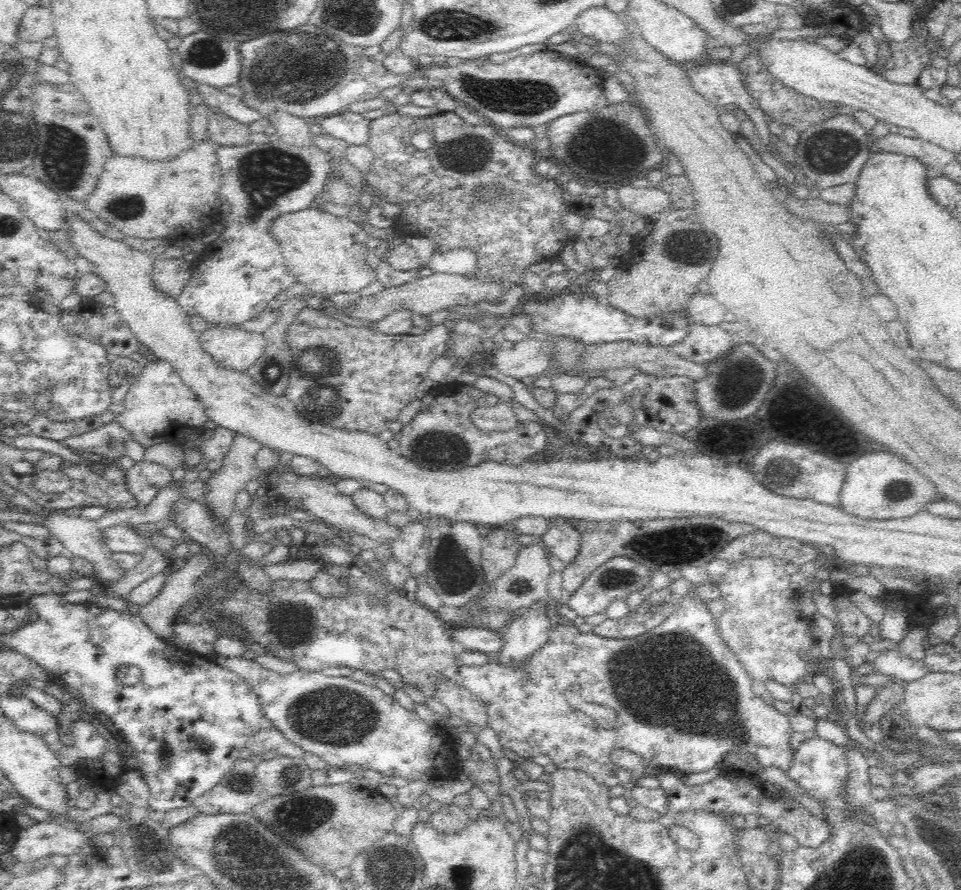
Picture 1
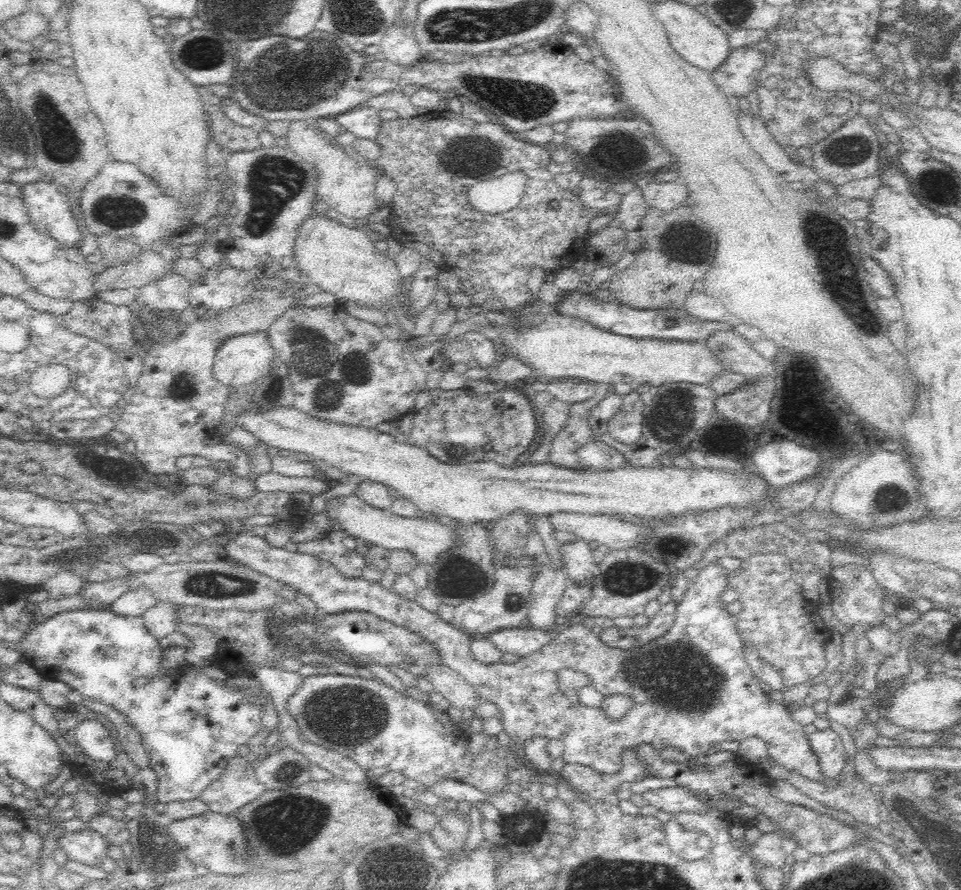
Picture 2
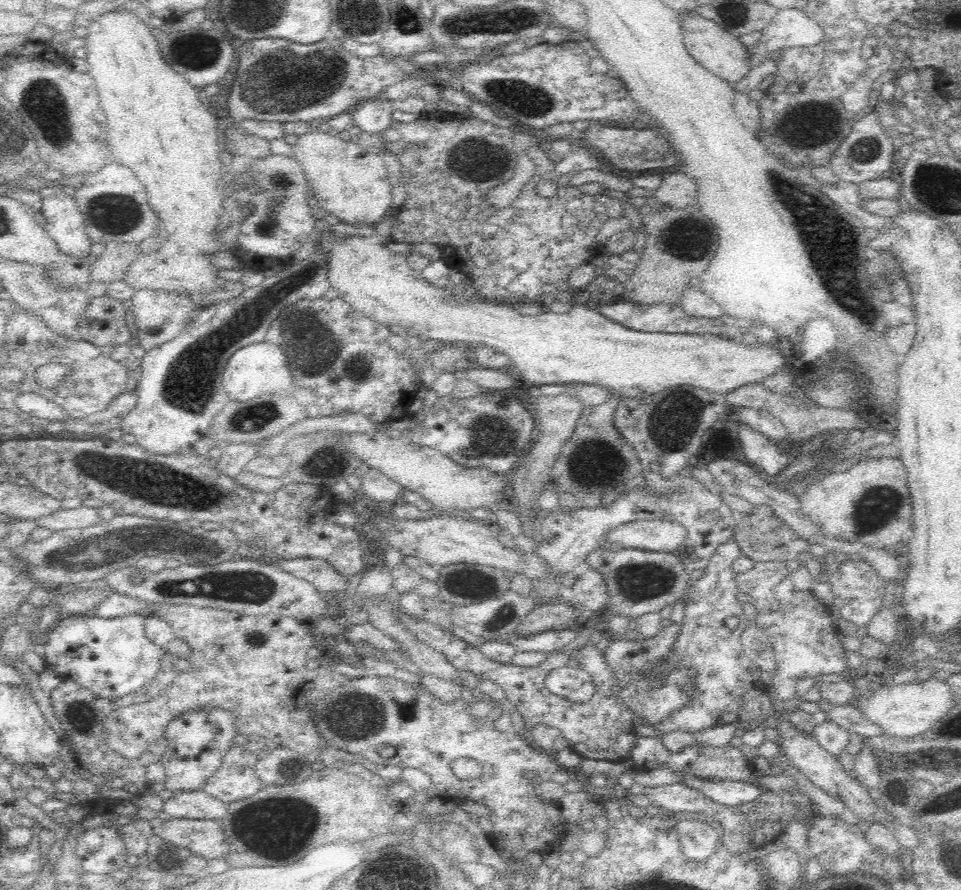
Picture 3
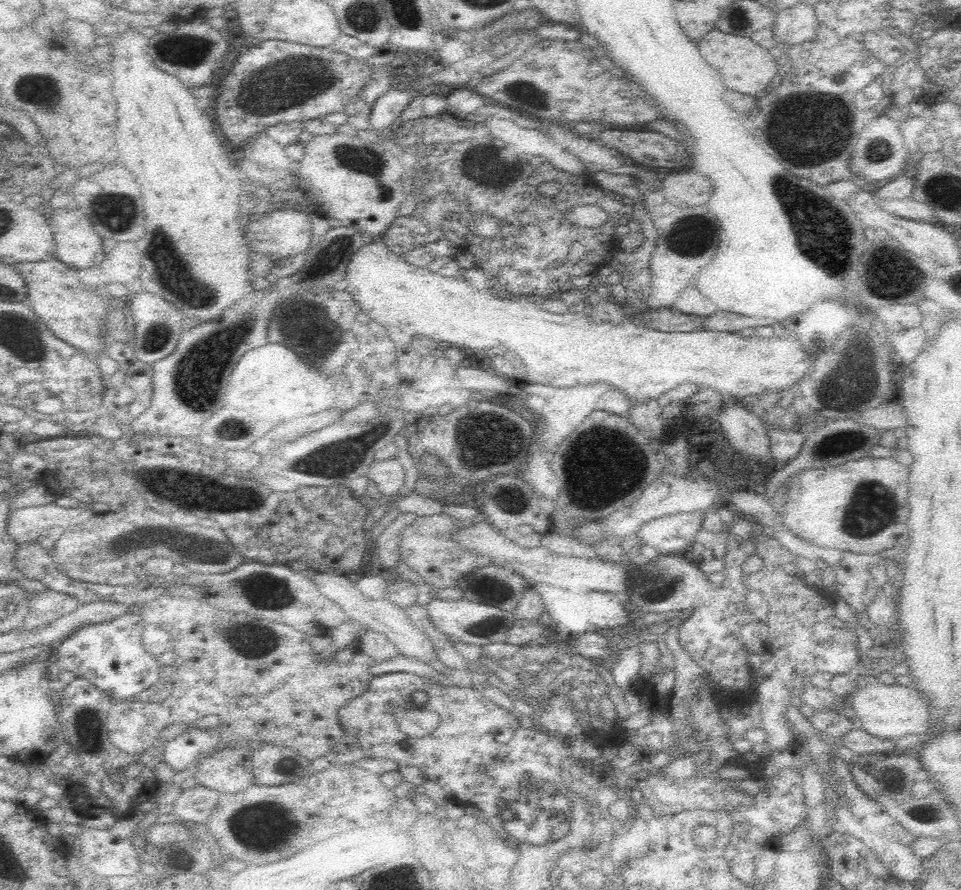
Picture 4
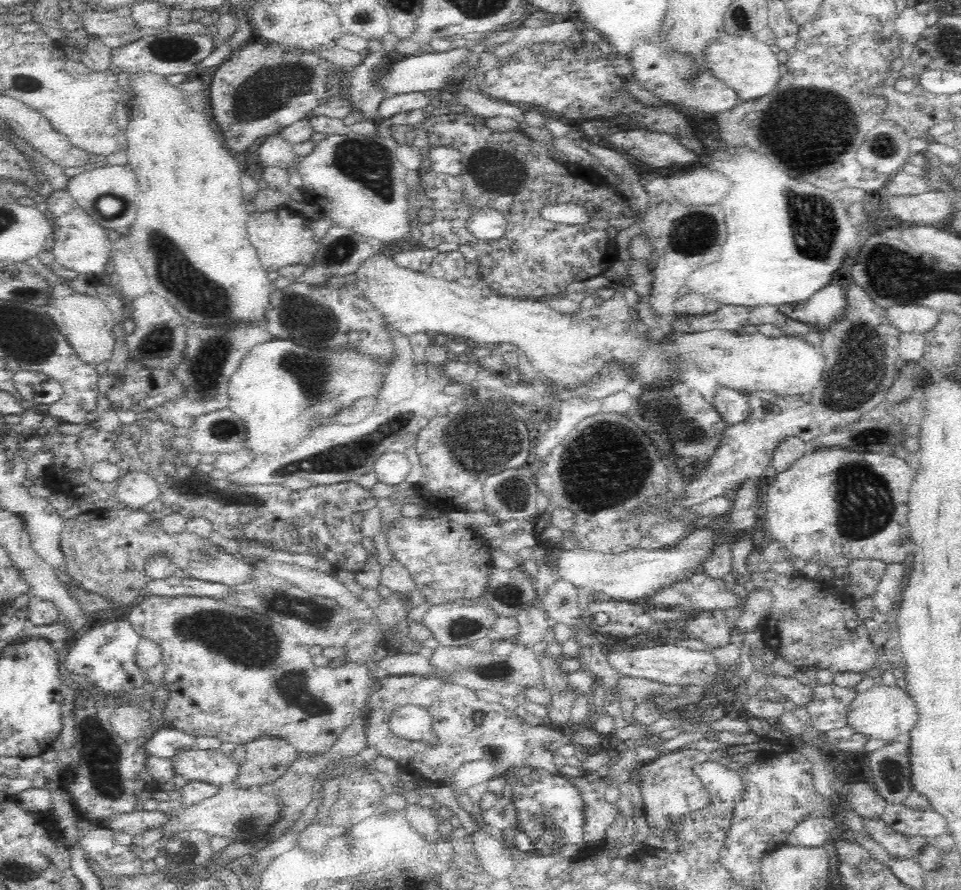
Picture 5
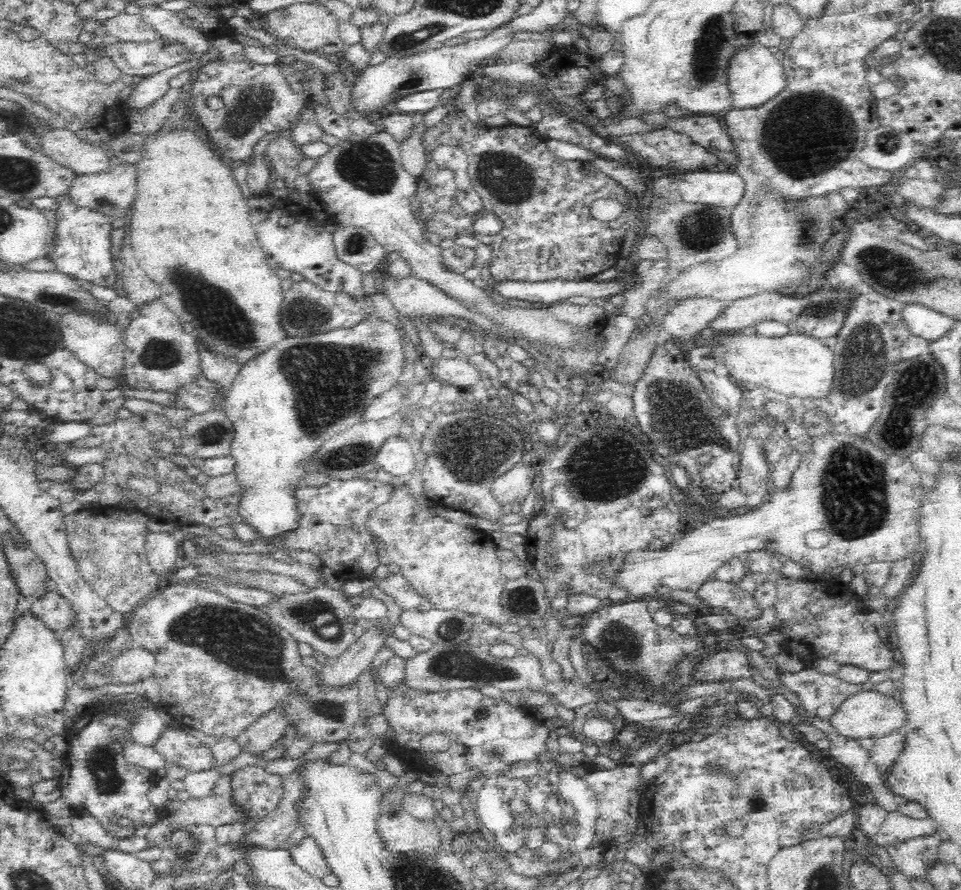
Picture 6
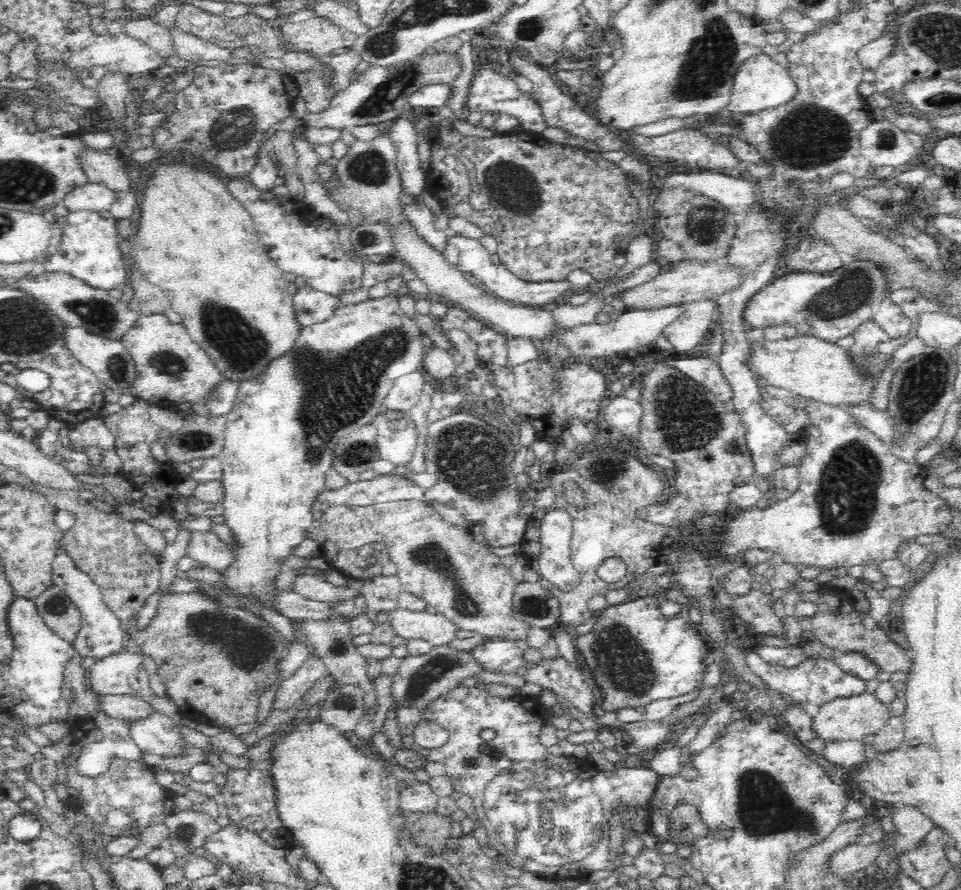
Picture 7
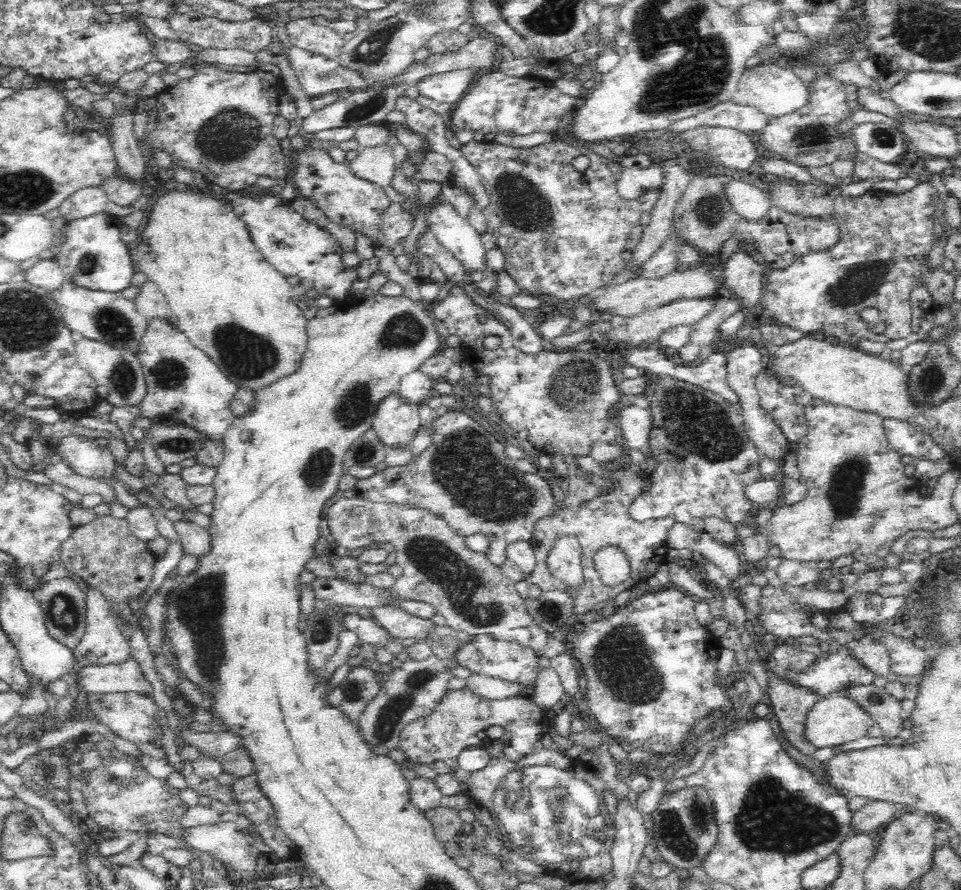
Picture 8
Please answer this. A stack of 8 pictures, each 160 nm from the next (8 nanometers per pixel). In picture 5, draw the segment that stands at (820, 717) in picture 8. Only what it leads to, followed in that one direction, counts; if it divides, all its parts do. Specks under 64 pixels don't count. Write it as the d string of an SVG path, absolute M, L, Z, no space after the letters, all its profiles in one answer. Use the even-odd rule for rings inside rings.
M872 678L858 688L848 710L848 726L857 733L869 736L877 745L897 738L907 738L909 732L916 726L918 718L920 718L918 705L902 682L893 687L879 684Z

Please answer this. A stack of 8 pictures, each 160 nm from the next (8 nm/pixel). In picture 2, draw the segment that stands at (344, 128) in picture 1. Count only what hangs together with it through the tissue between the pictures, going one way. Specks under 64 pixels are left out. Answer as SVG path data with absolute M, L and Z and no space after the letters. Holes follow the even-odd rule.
M370 106L358 107L350 112L338 116L337 121L340 126L344 127L348 132L352 132L357 138L370 138L375 140L380 125L382 124L382 116L380 110Z

